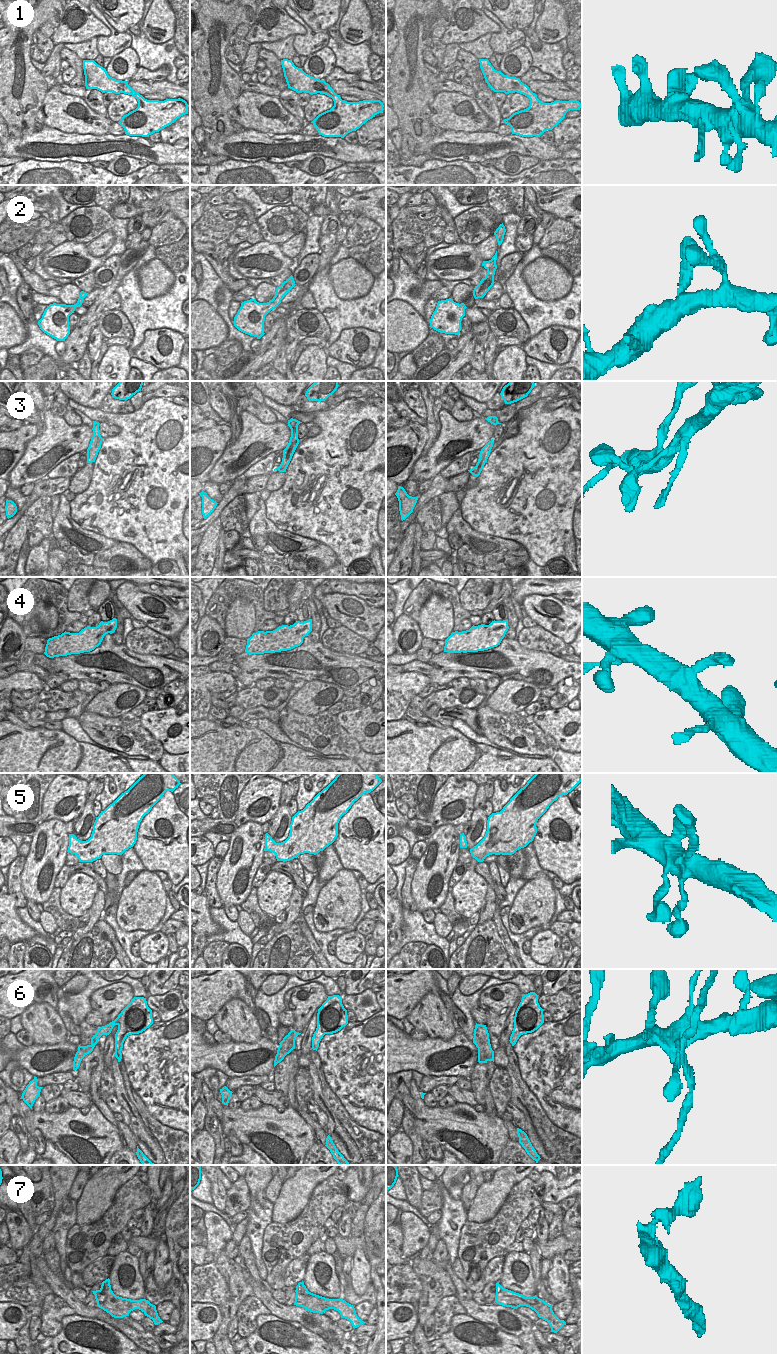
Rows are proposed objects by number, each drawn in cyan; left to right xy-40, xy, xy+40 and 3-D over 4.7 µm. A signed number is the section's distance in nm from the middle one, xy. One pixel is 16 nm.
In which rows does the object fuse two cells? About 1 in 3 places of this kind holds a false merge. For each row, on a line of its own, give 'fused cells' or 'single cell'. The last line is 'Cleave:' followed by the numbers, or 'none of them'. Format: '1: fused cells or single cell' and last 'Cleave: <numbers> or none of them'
1: single cell
2: single cell
3: single cell
4: single cell
5: single cell
6: fused cells
7: fused cells
Cleave: 6, 7

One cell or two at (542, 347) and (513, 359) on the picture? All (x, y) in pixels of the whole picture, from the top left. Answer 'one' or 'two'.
two

